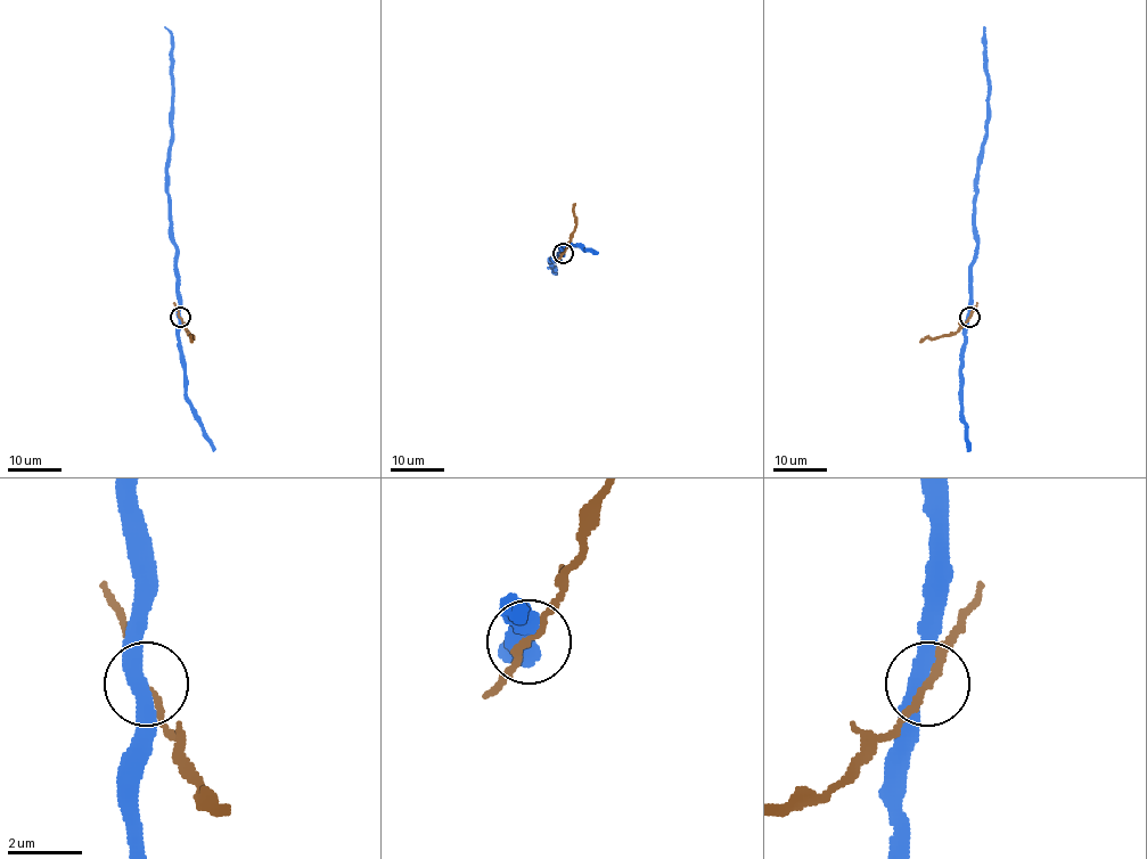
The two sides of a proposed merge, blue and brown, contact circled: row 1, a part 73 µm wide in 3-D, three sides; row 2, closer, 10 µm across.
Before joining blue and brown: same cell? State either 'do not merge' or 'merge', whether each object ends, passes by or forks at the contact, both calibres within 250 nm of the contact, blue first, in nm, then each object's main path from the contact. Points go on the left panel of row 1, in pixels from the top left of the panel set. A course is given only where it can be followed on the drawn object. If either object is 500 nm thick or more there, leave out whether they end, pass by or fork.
do not merge | blue passes by | brown passes by | 440/190 nm | blue via (180, 317), (168, 170), (172, 135), (172, 39), (165, 26) | brown via (180, 317), (193, 337), (191, 342)

